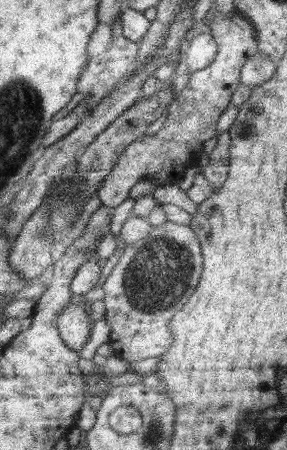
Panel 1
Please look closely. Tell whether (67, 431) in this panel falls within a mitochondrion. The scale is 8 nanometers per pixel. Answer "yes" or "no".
no

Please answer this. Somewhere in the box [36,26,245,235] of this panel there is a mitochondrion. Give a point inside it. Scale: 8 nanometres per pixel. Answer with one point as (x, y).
(63, 198)

